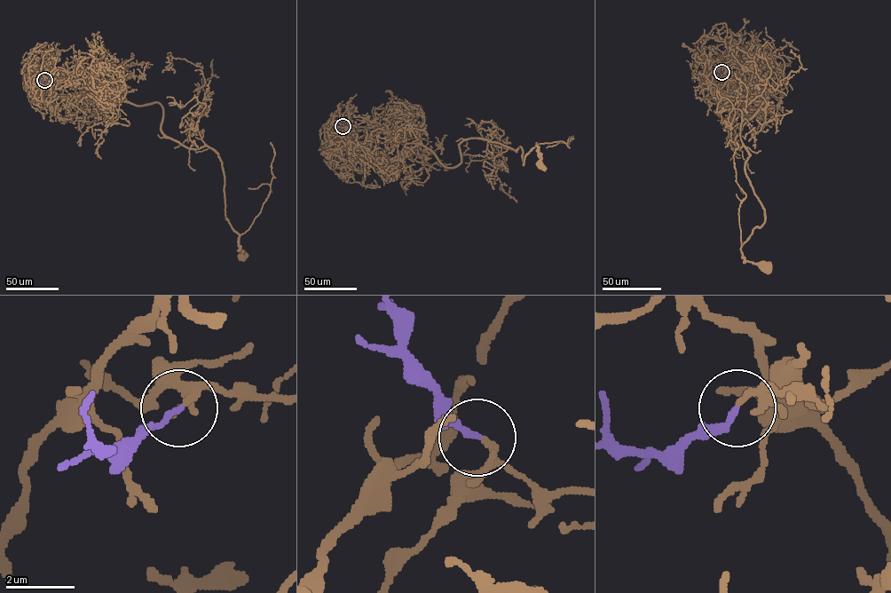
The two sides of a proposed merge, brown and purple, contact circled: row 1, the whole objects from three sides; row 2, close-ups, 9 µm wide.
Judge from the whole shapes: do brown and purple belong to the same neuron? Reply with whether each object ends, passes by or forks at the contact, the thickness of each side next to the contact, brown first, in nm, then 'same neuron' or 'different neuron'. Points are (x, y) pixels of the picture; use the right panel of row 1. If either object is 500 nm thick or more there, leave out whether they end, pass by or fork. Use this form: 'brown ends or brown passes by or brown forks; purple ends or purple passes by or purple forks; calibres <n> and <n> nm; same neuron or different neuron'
brown forks; purple ends; calibres 110 and 170 nm; same neuron

